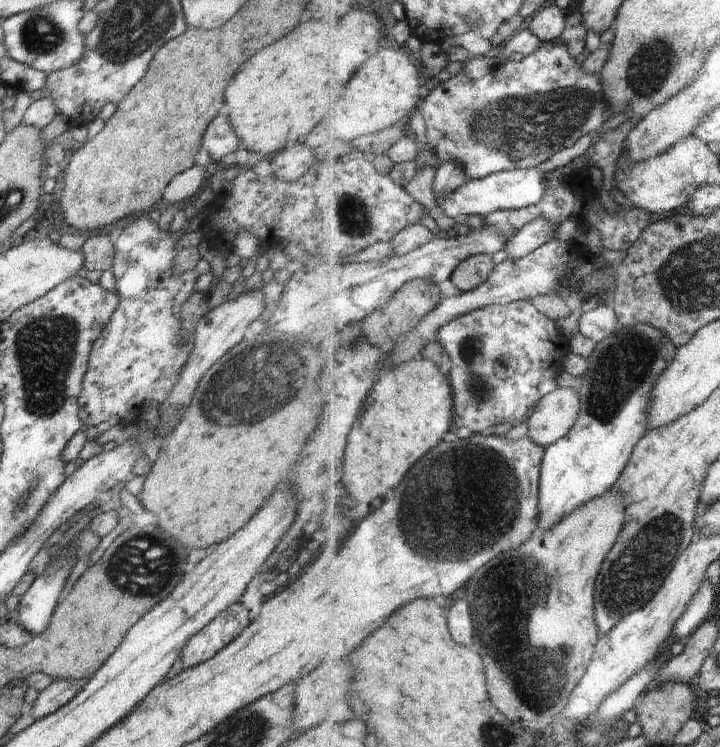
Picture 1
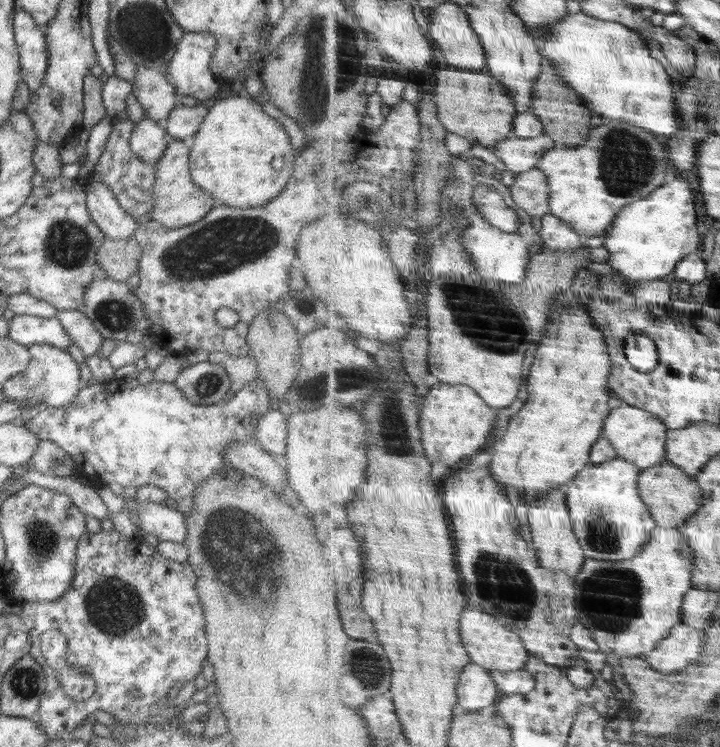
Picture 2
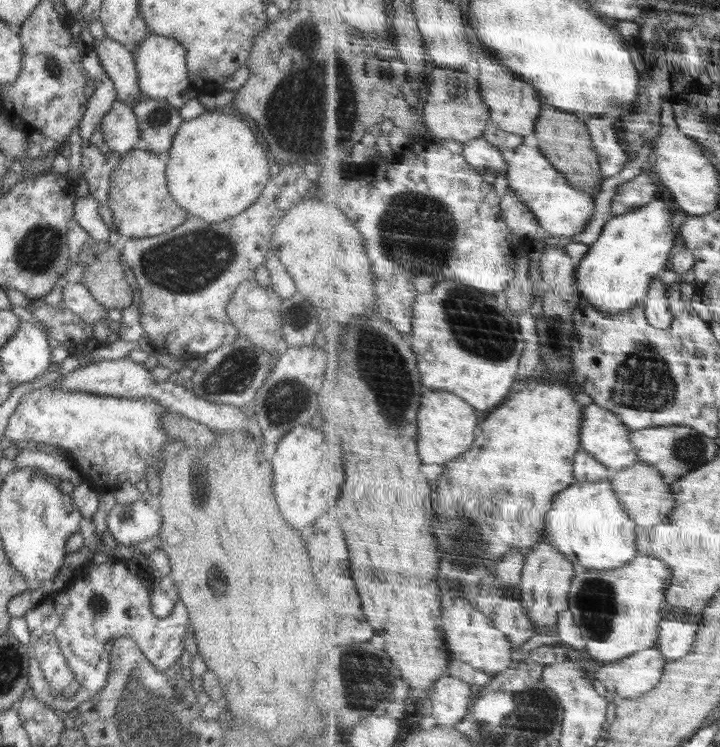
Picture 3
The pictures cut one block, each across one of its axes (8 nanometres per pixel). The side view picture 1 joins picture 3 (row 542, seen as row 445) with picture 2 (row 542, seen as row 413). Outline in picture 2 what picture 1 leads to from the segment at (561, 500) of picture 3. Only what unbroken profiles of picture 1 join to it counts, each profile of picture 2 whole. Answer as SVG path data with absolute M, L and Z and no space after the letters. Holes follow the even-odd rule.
M624 457L606 464L592 463L569 483L568 507L574 529L588 558L630 560L636 558L660 528L640 491L644 468Z

